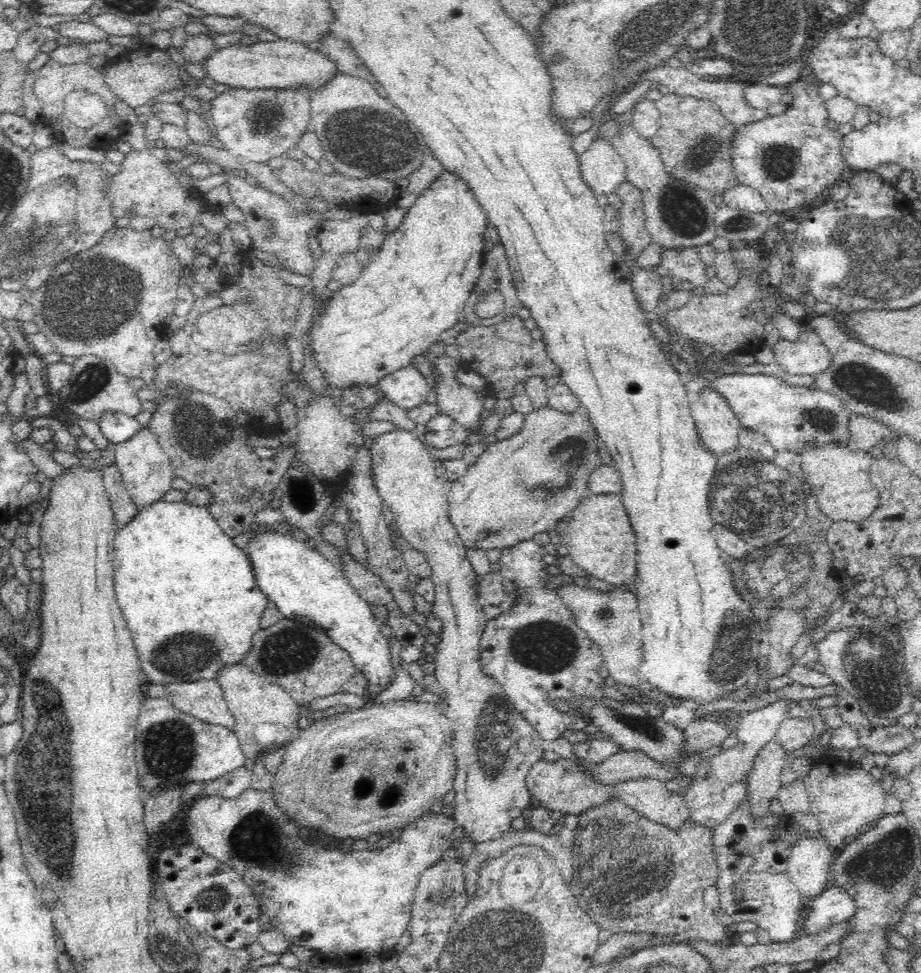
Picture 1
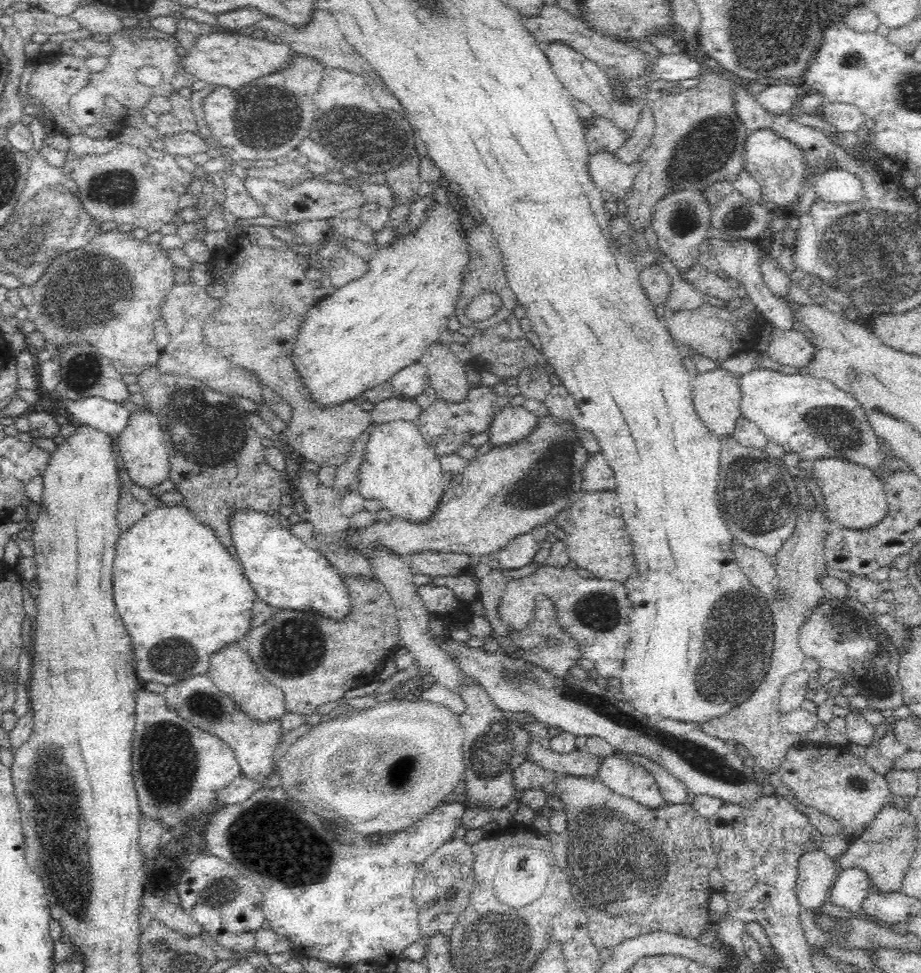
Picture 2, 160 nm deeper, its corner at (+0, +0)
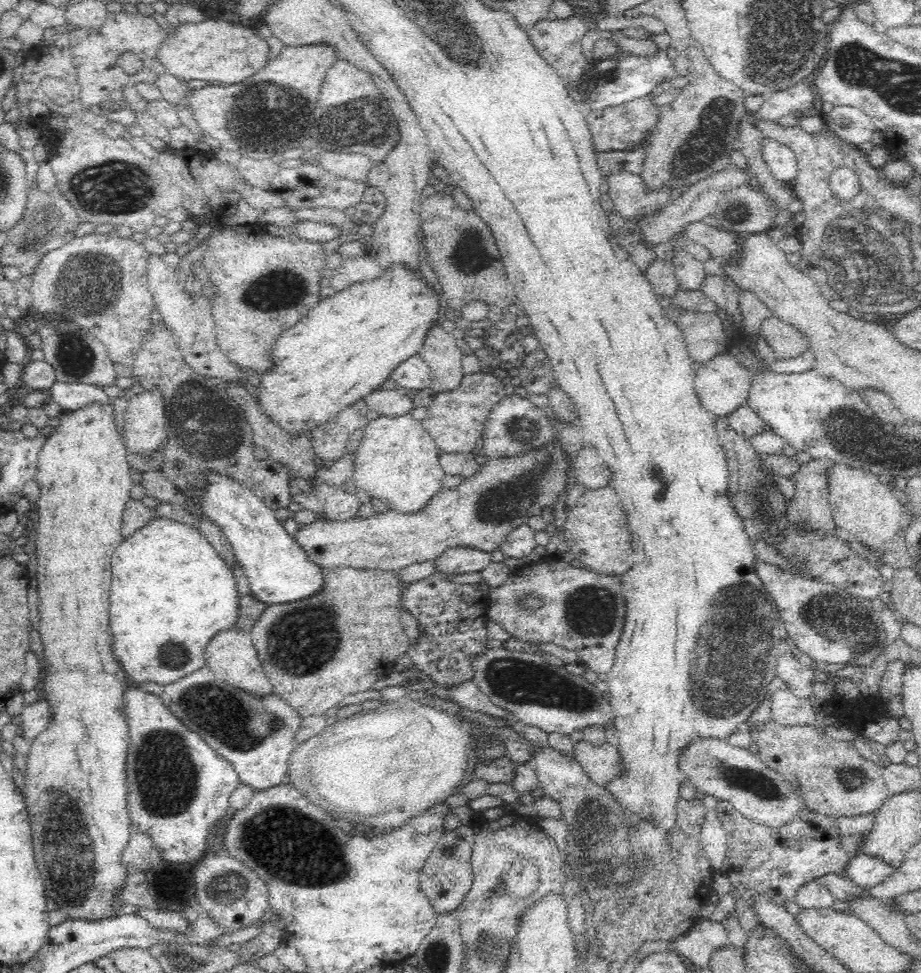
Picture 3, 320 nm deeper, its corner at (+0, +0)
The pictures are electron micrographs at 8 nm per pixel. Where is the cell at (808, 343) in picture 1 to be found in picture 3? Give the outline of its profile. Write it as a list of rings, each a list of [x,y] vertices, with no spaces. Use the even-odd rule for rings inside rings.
[[[768,317],[761,326],[760,334],[774,351],[776,359],[789,359],[806,352],[809,343],[806,337],[791,324],[778,317]]]

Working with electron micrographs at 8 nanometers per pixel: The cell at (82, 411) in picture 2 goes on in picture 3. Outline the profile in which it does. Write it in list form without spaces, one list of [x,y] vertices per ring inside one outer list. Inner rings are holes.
[[[56,381],[47,388],[51,400],[60,404],[63,412],[73,411],[87,405],[88,403],[100,403],[102,407],[112,403],[112,399],[102,387],[87,385],[82,382],[60,382]]]

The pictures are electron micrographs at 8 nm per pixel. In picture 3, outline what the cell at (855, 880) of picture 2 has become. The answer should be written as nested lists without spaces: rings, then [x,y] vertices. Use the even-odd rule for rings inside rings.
[[[856,853],[844,870],[844,877],[848,877],[856,887],[867,890],[894,872],[894,867],[878,857]]]

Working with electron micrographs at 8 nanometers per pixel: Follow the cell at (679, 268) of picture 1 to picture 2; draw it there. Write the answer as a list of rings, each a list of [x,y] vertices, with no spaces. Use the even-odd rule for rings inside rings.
[[[696,264],[680,275],[690,282],[697,291],[704,293],[706,297],[715,296],[725,301],[734,298],[734,289],[728,285],[728,281],[717,276],[716,272],[710,272],[700,264]]]

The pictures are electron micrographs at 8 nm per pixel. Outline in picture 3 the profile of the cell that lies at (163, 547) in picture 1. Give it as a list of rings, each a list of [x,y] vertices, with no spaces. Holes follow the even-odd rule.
[[[155,517],[142,527],[138,532],[135,532],[130,538],[124,539],[120,546],[115,550],[111,558],[111,592],[110,598],[110,630],[112,635],[112,650],[113,655],[117,658],[125,674],[135,683],[154,682],[157,685],[170,685],[172,682],[177,682],[180,678],[193,674],[205,666],[205,648],[213,639],[214,635],[224,629],[229,629],[235,626],[238,616],[239,596],[242,595],[236,588],[236,581],[232,568],[218,556],[217,550],[204,538],[199,529],[193,529],[189,525],[178,523],[172,519],[165,517]]]

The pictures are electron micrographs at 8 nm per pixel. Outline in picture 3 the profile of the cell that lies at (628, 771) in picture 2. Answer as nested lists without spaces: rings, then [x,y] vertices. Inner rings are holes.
[[[586,740],[575,742],[573,758],[580,764],[585,773],[600,786],[619,775],[621,756],[616,746],[605,743],[602,746],[593,746]]]

